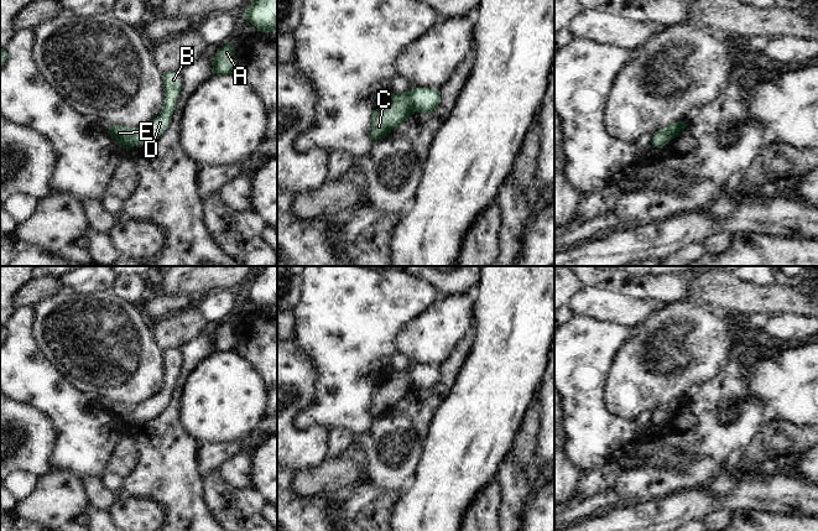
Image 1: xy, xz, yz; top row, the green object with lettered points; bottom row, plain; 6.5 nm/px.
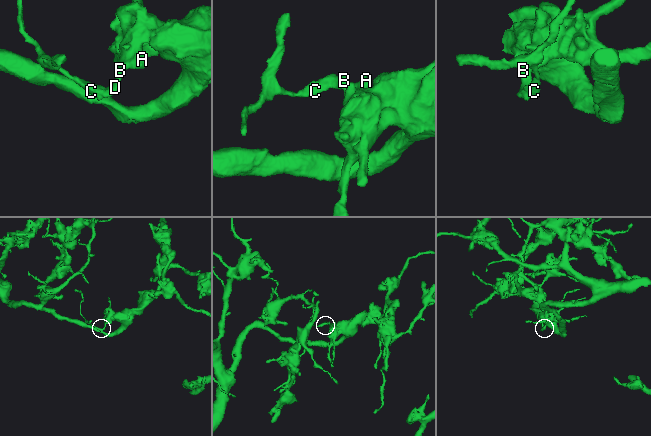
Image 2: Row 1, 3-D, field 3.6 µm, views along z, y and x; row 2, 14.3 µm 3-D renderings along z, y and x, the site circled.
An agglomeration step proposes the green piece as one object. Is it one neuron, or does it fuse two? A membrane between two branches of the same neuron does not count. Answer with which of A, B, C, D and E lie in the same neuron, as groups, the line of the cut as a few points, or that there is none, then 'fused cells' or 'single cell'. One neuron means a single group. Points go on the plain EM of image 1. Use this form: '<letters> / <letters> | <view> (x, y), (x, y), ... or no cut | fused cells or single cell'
A B D / C E | xz (408, 369), (415, 389) | fused cells

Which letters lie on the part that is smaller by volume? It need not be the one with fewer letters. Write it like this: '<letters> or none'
C, E

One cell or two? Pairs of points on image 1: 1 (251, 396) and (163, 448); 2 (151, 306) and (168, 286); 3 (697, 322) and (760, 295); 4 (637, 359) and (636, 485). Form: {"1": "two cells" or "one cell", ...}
{"1": "two cells", "2": "two cells", "3": "two cells", "4": "two cells"}

